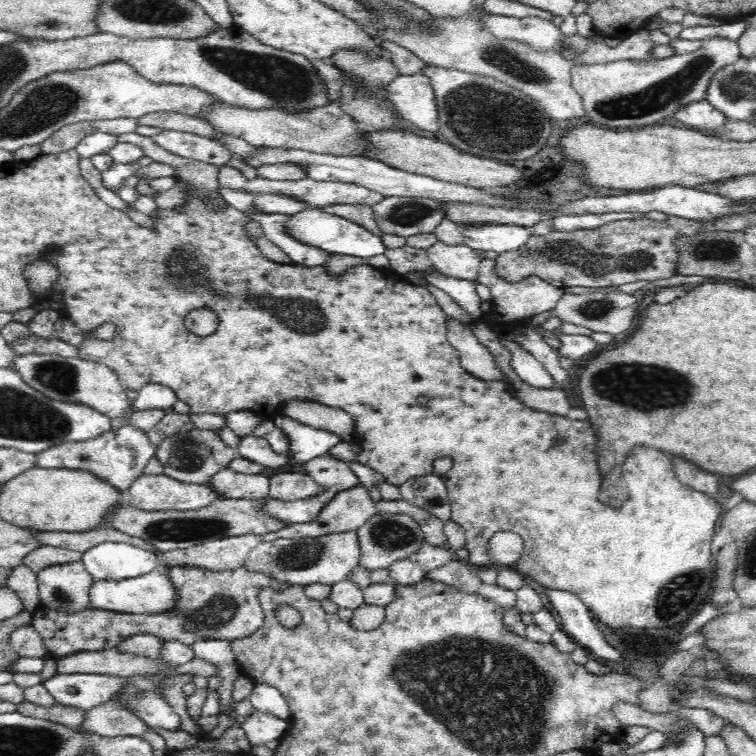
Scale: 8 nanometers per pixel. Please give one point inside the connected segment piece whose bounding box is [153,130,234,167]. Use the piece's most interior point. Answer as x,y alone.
185,144

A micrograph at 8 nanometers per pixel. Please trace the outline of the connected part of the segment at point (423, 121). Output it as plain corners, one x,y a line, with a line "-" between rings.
421,72
400,75
387,86
385,101
395,108
400,120
412,124
420,133
437,136
439,114
435,103
435,93
429,78

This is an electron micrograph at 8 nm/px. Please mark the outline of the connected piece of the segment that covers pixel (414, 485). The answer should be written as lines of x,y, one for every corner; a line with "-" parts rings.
434,473
414,476
399,486
401,499
427,510
446,522
451,518
451,502
442,476

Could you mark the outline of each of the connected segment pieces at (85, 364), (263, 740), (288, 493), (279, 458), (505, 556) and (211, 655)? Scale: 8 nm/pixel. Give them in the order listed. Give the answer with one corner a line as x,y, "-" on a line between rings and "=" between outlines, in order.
27,354
16,355
11,365
26,384
47,398
58,402
90,406
90,409
106,414
111,419
122,418
126,421
126,425
146,432
154,428
166,414
164,410
160,409
150,409
149,411
134,409
134,404
130,403
119,376
106,365
91,360
80,357
66,358
58,354
=
254,711
241,724
251,747
268,745
272,740
281,740
288,730
289,721
265,712
=
287,471
270,477
269,497
290,502
320,494
325,488
306,473
=
253,434
240,437
240,446
238,446
237,451
246,460
265,467
280,468
280,466
290,464
290,452
276,453
266,437
254,436
=
496,532
488,543
491,562
514,568
524,550
524,540
516,533
=
200,639
191,644
196,657
207,660
212,664
215,674
221,678
216,691
222,711
232,706
234,682
242,674
231,643
231,640

